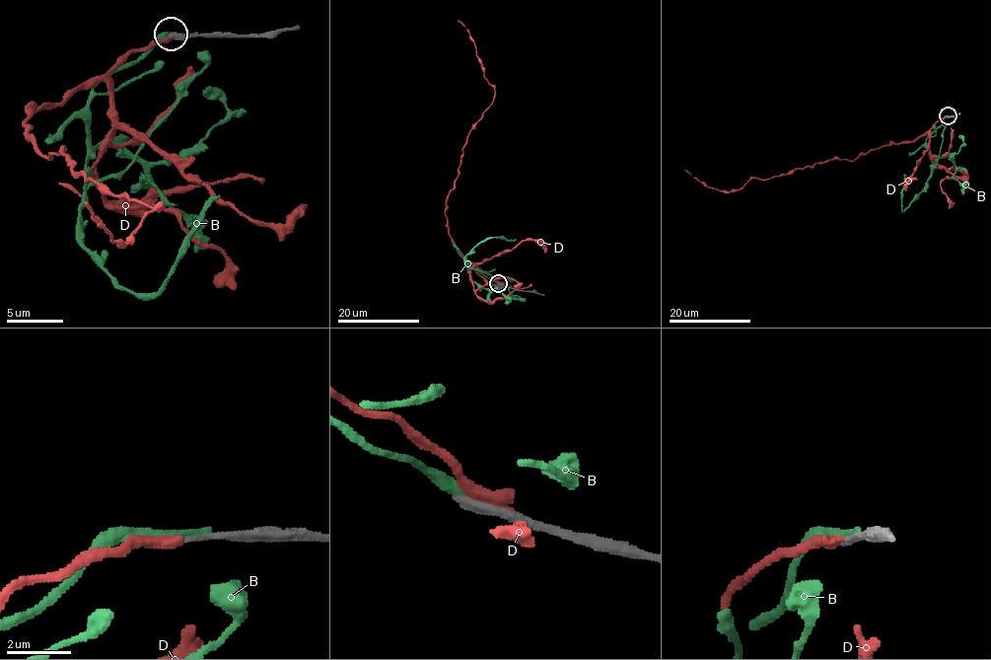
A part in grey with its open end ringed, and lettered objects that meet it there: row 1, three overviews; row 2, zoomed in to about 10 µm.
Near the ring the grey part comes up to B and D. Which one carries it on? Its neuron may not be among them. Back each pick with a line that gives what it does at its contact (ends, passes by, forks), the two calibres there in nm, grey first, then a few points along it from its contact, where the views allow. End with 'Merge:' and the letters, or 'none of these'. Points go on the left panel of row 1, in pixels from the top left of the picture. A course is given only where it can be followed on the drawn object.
Merge: none of these

